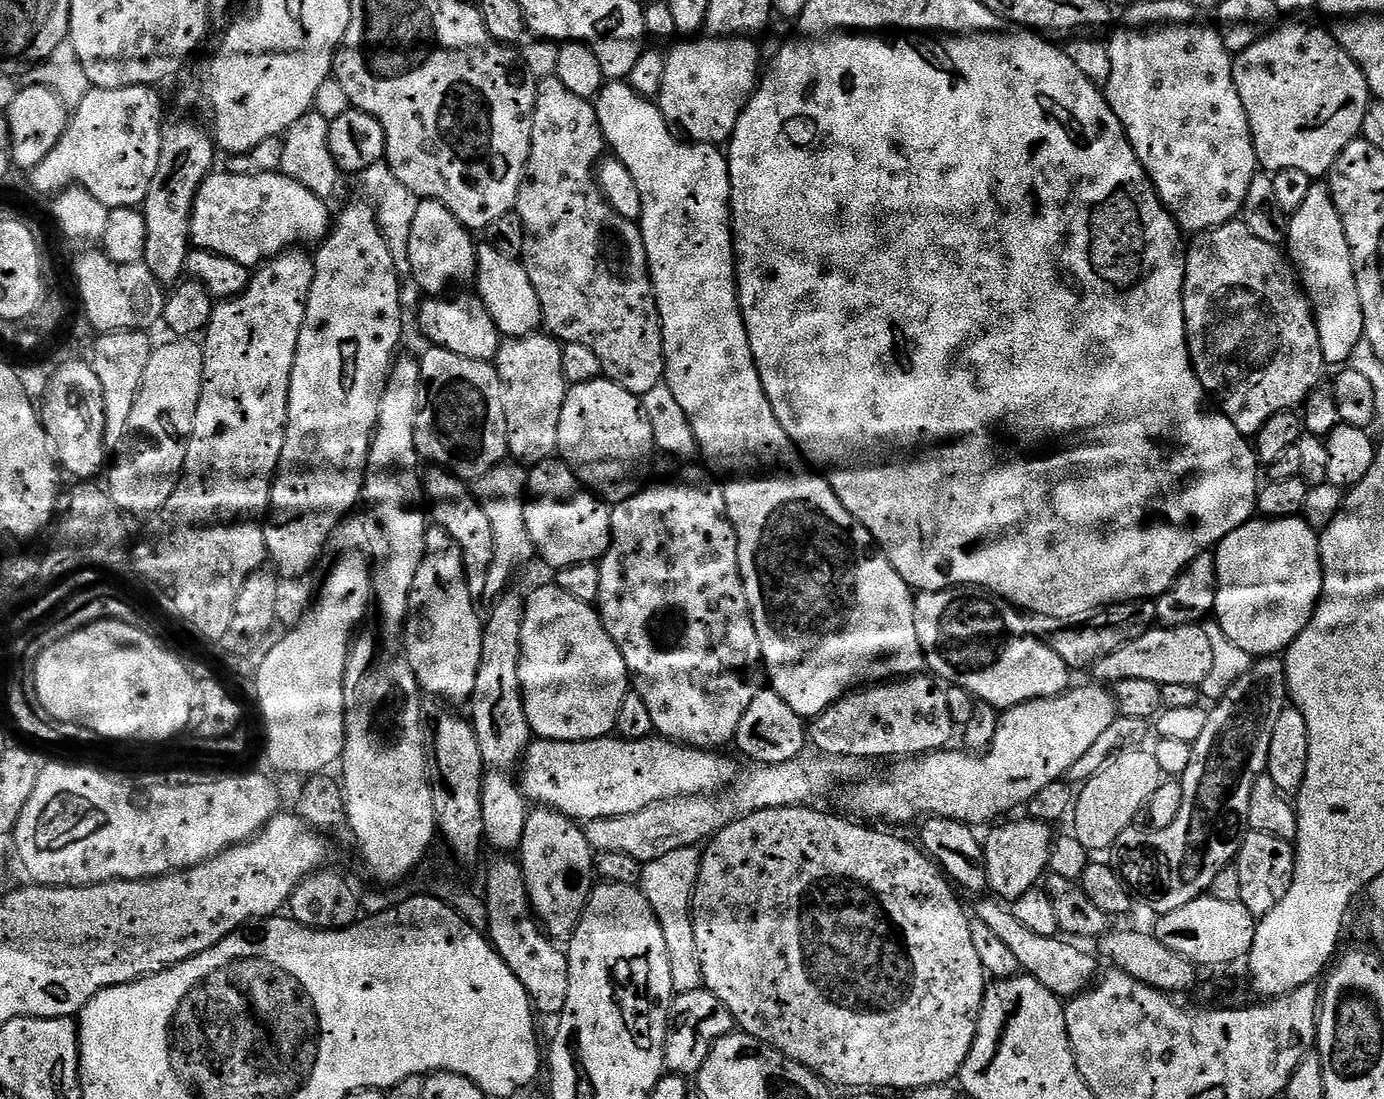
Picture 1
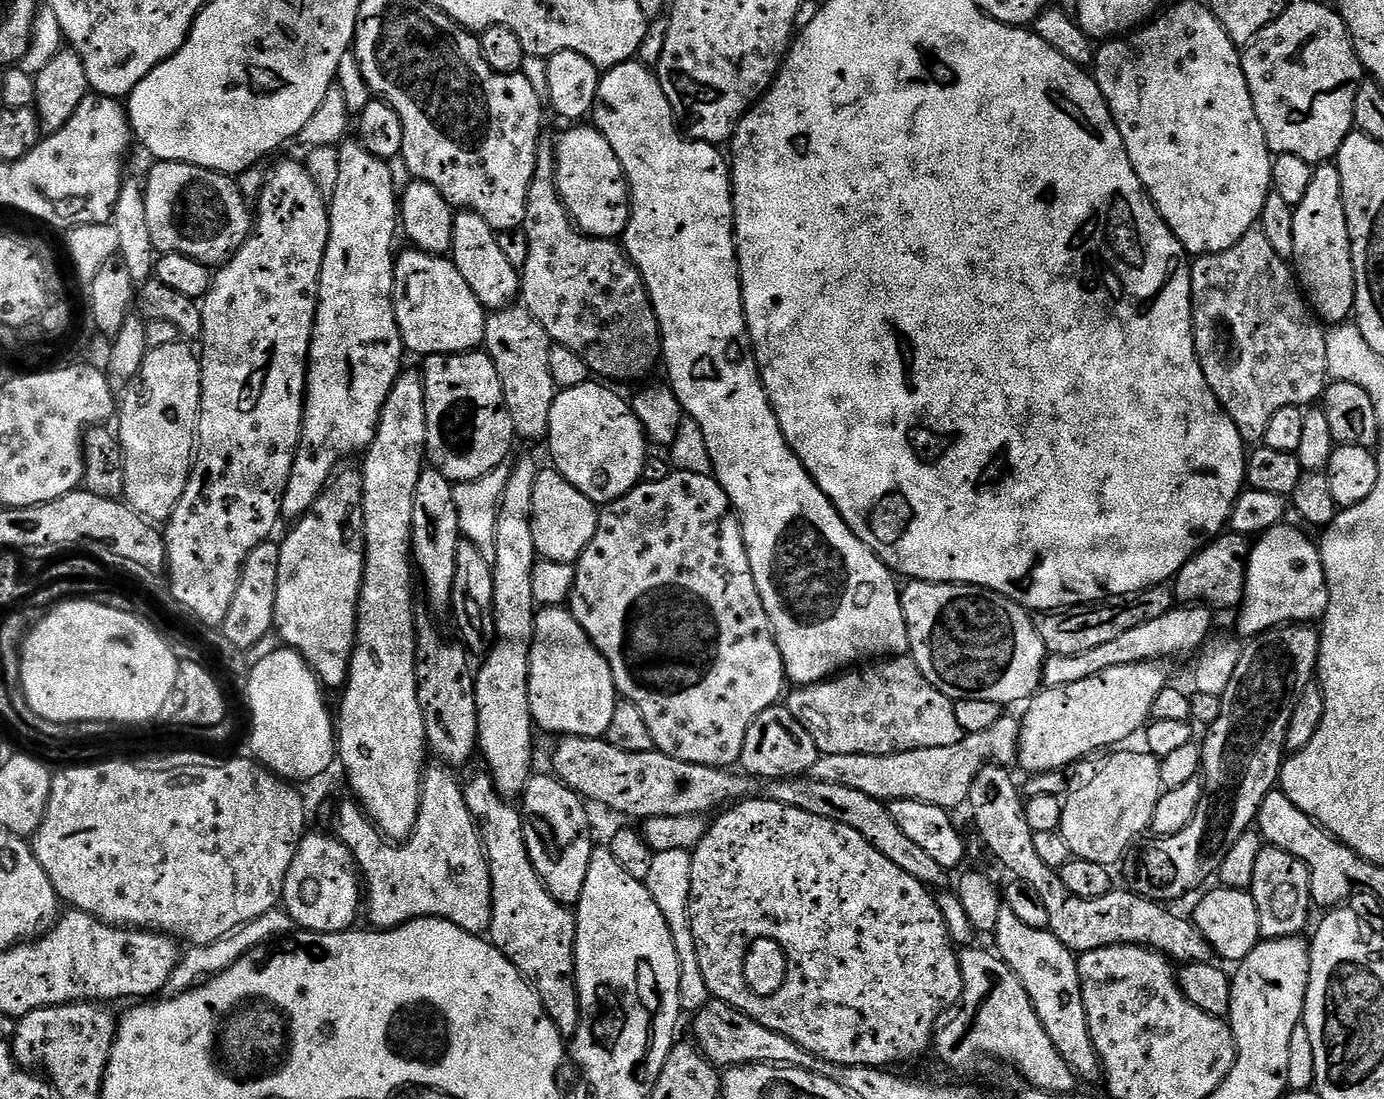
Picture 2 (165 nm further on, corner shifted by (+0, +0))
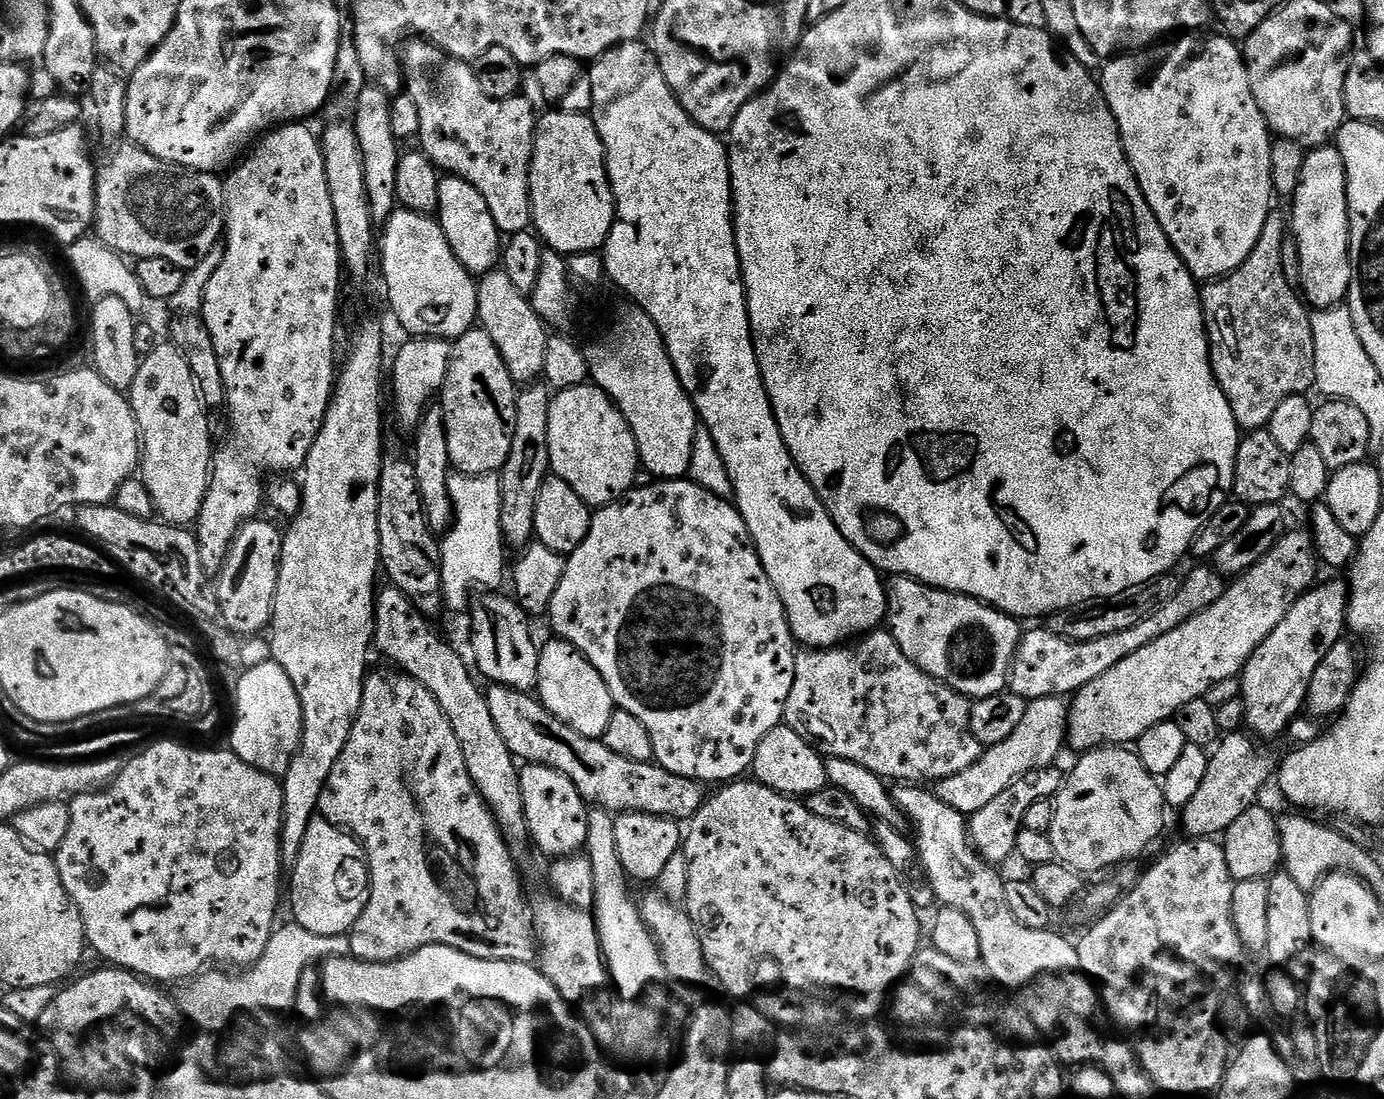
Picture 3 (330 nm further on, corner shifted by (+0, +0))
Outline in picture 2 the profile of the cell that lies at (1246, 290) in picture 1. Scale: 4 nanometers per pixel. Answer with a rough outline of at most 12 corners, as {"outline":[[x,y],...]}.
{"outline":[[1252,228],[1192,270],[1196,360],[1246,442],[1330,383],[1326,328]]}

